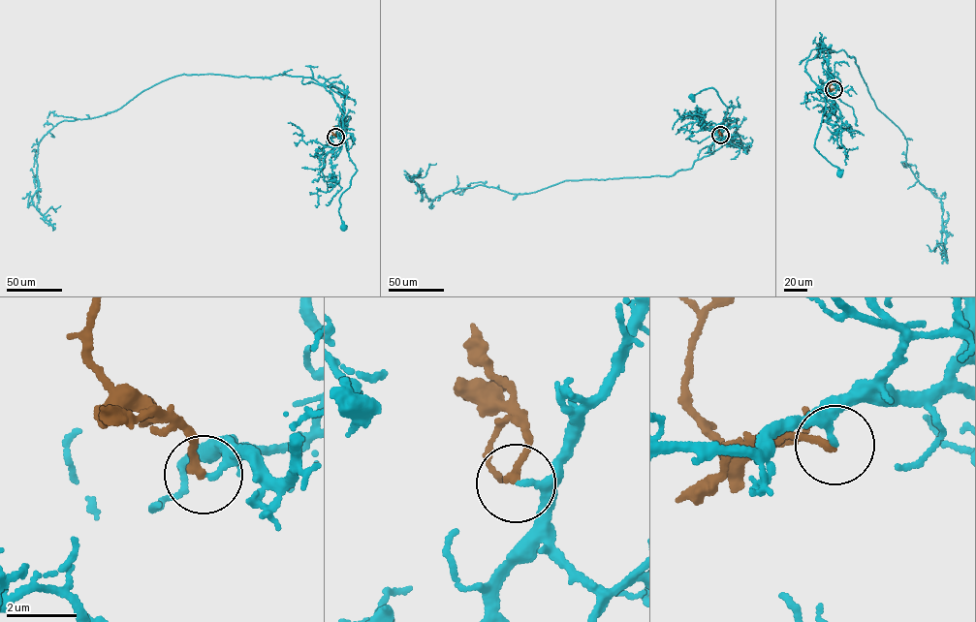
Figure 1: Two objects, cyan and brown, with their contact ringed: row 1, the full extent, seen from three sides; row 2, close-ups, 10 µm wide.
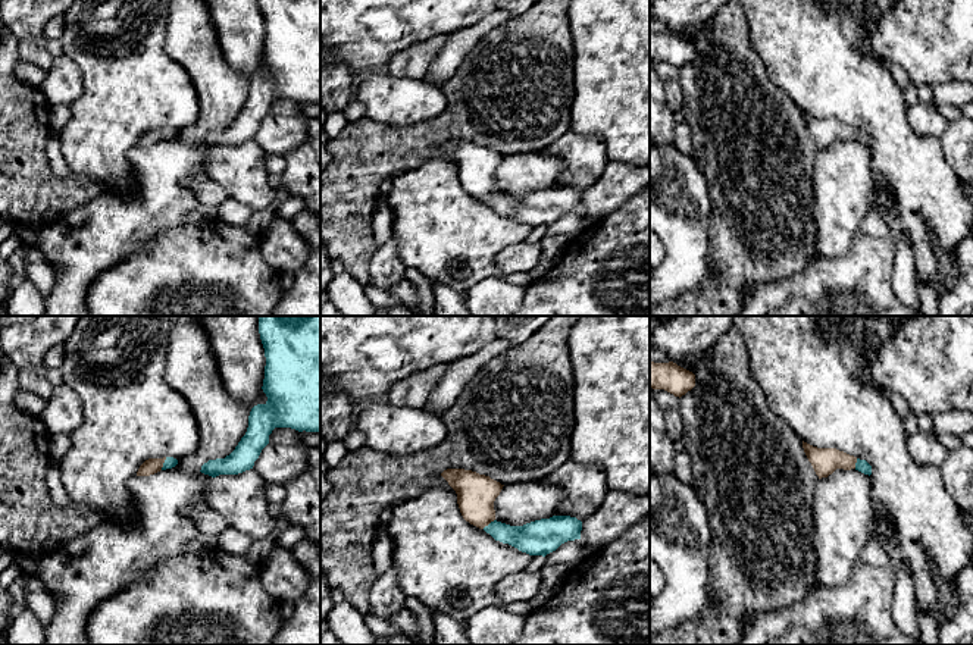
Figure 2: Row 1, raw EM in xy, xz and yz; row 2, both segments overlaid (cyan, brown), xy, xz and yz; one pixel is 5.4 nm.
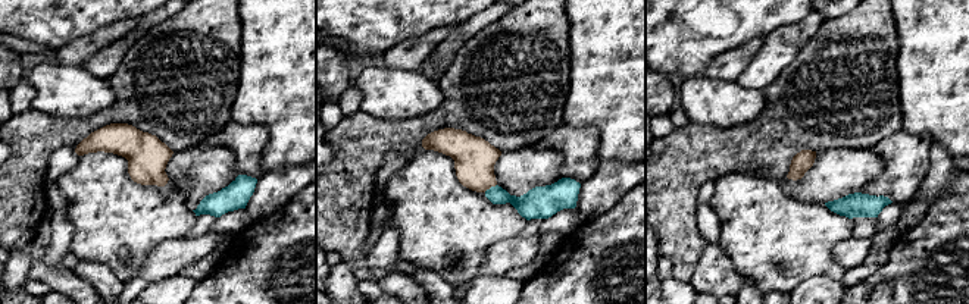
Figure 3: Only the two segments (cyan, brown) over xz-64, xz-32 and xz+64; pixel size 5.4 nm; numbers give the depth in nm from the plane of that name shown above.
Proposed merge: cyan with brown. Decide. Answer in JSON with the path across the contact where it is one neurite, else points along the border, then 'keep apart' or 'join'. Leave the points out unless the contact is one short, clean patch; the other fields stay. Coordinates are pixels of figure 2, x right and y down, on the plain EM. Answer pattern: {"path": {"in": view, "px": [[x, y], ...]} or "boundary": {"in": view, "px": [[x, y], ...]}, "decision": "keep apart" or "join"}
{"path": {"in": "xy", "px": [[169, 132], [163, 134], [150, 137]]}, "decision": "join"}

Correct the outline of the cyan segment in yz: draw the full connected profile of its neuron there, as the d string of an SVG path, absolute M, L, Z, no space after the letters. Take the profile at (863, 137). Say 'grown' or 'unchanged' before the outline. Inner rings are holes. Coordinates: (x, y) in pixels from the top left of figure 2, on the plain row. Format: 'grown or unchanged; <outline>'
grown; M804 112L803 119L819 150L827 148L836 140L855 140L864 145L872 145L872 137L866 131L860 131L836 119L817 119Z

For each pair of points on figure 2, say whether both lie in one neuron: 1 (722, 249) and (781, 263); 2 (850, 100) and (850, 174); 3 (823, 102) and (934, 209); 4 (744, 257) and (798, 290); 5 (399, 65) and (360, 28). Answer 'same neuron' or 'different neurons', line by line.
1: same neuron
2: different neurons
3: same neuron
4: different neurons
5: different neurons

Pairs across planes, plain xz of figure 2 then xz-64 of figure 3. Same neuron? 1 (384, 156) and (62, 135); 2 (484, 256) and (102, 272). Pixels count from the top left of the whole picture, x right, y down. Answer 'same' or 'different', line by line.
1: same
2: different

